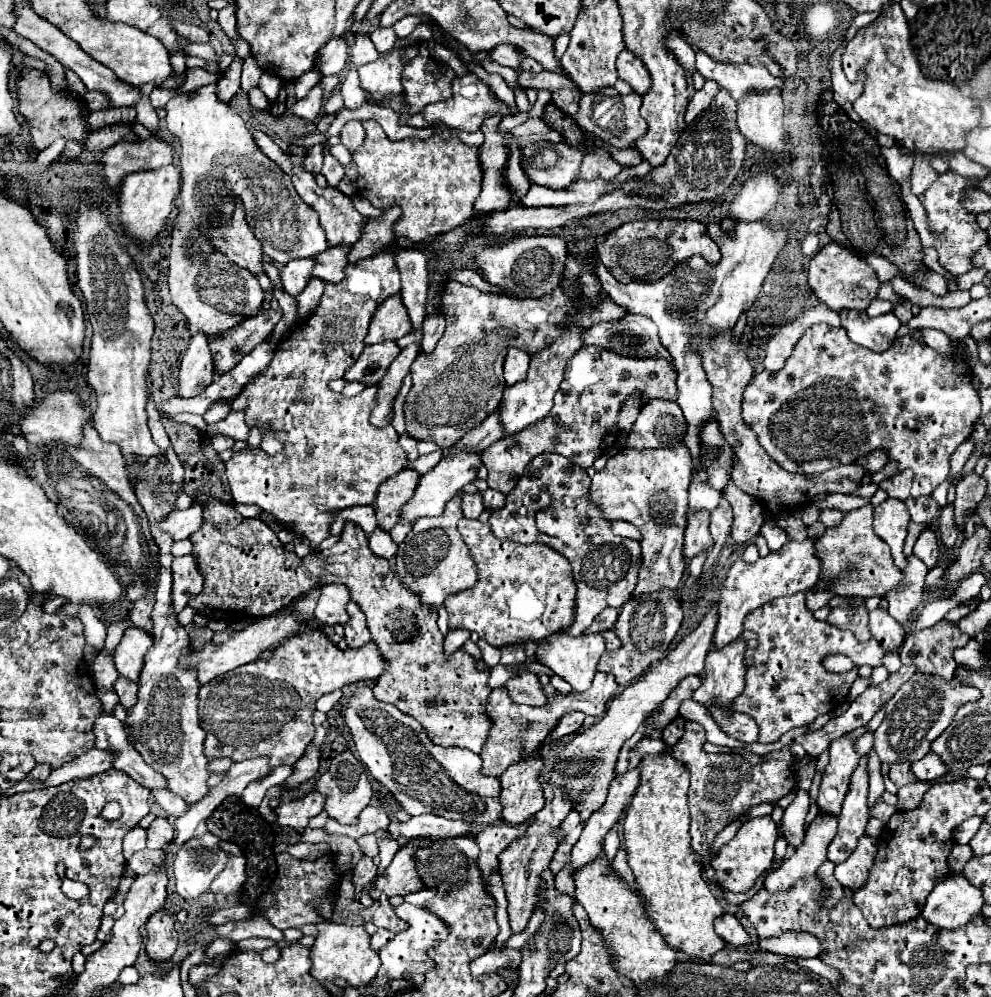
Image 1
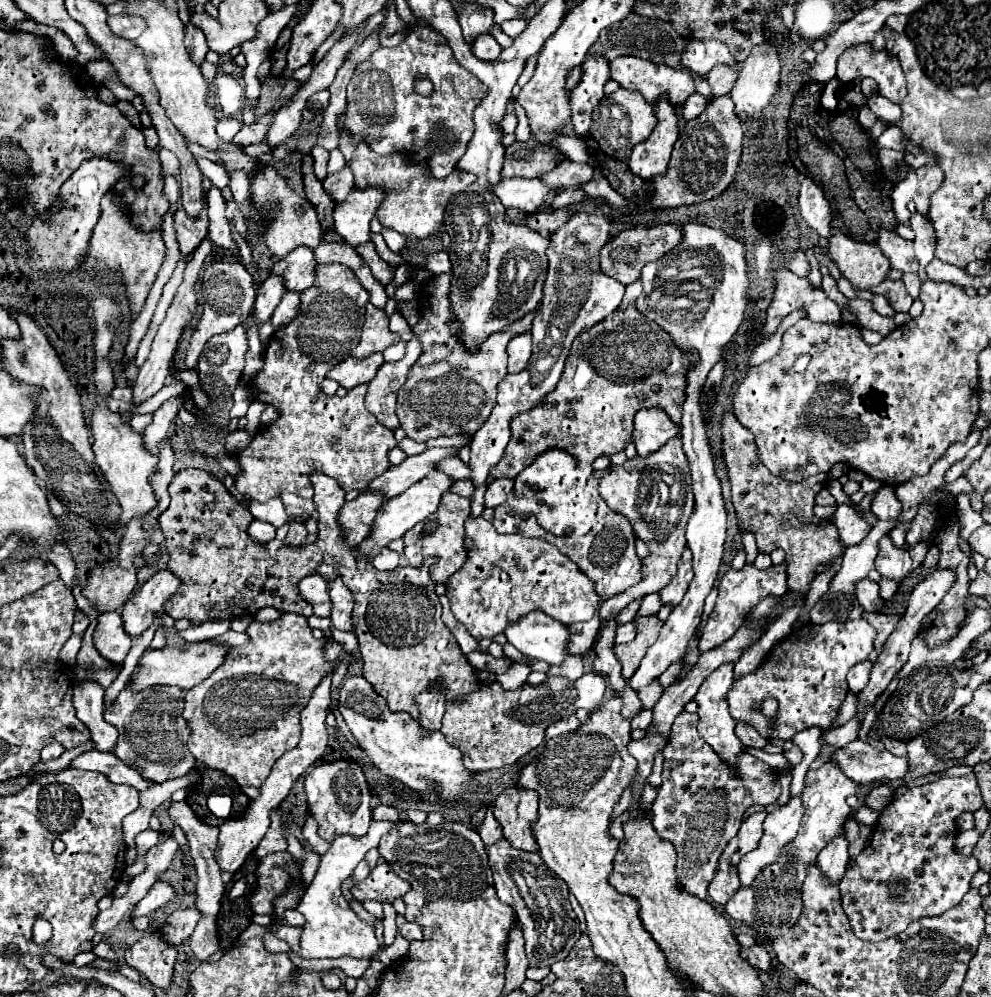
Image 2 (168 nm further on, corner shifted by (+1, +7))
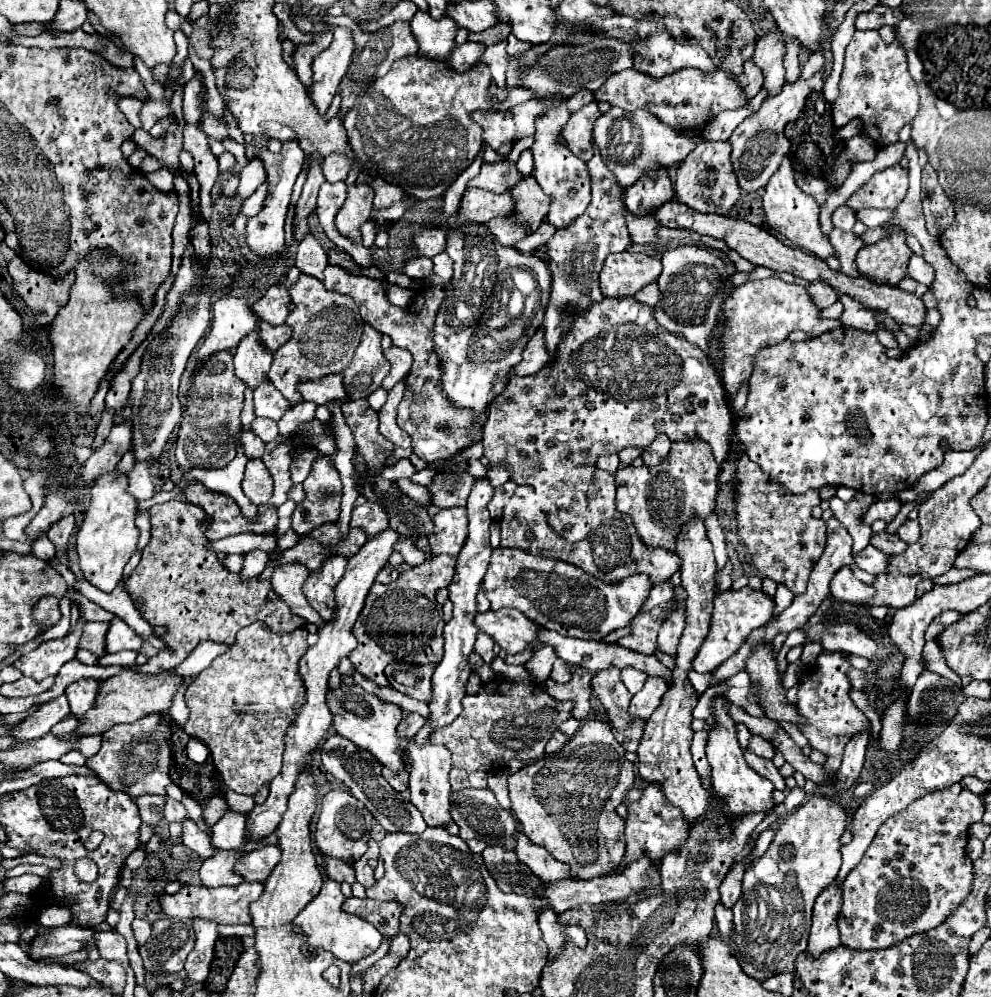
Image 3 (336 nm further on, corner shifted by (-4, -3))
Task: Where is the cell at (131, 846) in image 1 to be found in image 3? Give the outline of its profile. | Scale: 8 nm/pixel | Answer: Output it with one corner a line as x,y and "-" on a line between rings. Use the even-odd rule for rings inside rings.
142,795
142,797
136,797
134,803
138,805
140,809
140,817
144,823
150,823
152,827
158,825
162,821
162,803
164,803
164,797
160,795

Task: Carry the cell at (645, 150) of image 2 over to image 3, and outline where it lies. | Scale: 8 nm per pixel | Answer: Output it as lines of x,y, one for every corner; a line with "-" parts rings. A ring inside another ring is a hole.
666,169
658,171
658,179
642,177
638,183
626,189
626,209
636,217
646,217
654,213
662,203
668,203
674,197
672,181

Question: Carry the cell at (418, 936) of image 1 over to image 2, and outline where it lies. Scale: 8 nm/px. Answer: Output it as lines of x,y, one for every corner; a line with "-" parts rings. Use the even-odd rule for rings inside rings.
397,915
397,931
399,935
403,935
405,939
423,939
421,927
413,925
411,921
407,921
403,915

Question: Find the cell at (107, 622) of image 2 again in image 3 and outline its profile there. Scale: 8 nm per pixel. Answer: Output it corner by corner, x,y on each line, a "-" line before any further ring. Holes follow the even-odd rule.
86,623
82,629
82,637
78,647
96,653
98,657
104,655
104,637
108,631
108,623

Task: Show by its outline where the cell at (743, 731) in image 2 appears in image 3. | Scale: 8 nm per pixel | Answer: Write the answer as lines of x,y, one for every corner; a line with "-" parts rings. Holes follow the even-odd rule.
746,751
744,757
746,757
746,763
748,763
748,765
758,773
758,775
770,779
778,791
784,791
784,789
786,789
784,777
778,773
778,769
774,767
774,763
772,763
770,759
762,759
762,757
754,755
752,751

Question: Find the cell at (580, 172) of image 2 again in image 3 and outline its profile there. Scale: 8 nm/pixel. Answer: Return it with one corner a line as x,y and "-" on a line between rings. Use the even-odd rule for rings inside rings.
532,175
526,177
522,183
518,183
518,187
514,187
512,193
516,207
514,207
514,215
508,217
514,217
518,225
528,225
530,227
528,233
534,233
542,225
542,219
546,219
550,199
538,187

